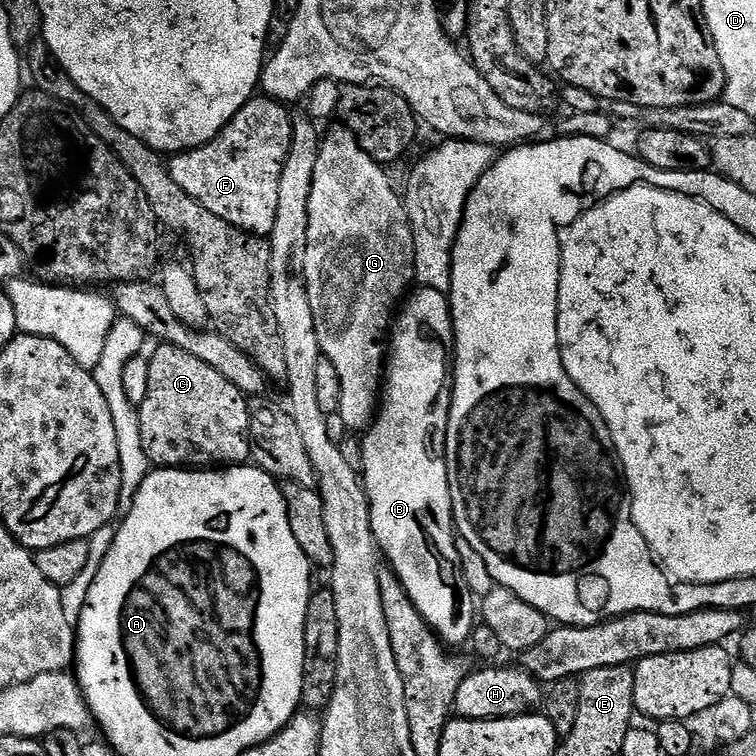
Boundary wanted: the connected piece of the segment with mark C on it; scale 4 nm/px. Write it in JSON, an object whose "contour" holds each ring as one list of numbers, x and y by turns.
{"contour":[[160,344,156,353,148,356,150,383,146,389,146,402,138,406,142,450,146,450,149,465,156,468,188,468,189,466,240,466,251,457,248,441,250,430,250,400,214,366,194,358,186,350,173,344]]}

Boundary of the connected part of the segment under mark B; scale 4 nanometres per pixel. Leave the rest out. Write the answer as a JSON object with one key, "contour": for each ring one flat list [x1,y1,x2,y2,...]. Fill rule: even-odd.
{"contour":[[417,287,403,301,398,315,390,329,390,347,386,352,386,371,382,377,382,403,379,405,376,418,372,422,362,440,362,451,364,453,364,470,362,473,362,483,364,491,368,494,368,509,372,512,372,533,376,539,376,547,380,549,387,567,395,572,396,577,402,582,410,602,422,614,422,618,432,628,433,632,444,641,445,645,452,644,467,645,472,639,473,629,478,624,478,604,472,601,472,592,468,589,468,584,464,581,464,576,460,573,460,564,456,561,456,544,458,536,454,531,452,522,452,499,450,498,450,482,448,481,448,471,444,461,444,451,446,450,446,434,448,433,448,415,452,405,452,389,454,387,454,356,453,348,456,342,456,335,452,332,452,305,449,297,438,290]]}

